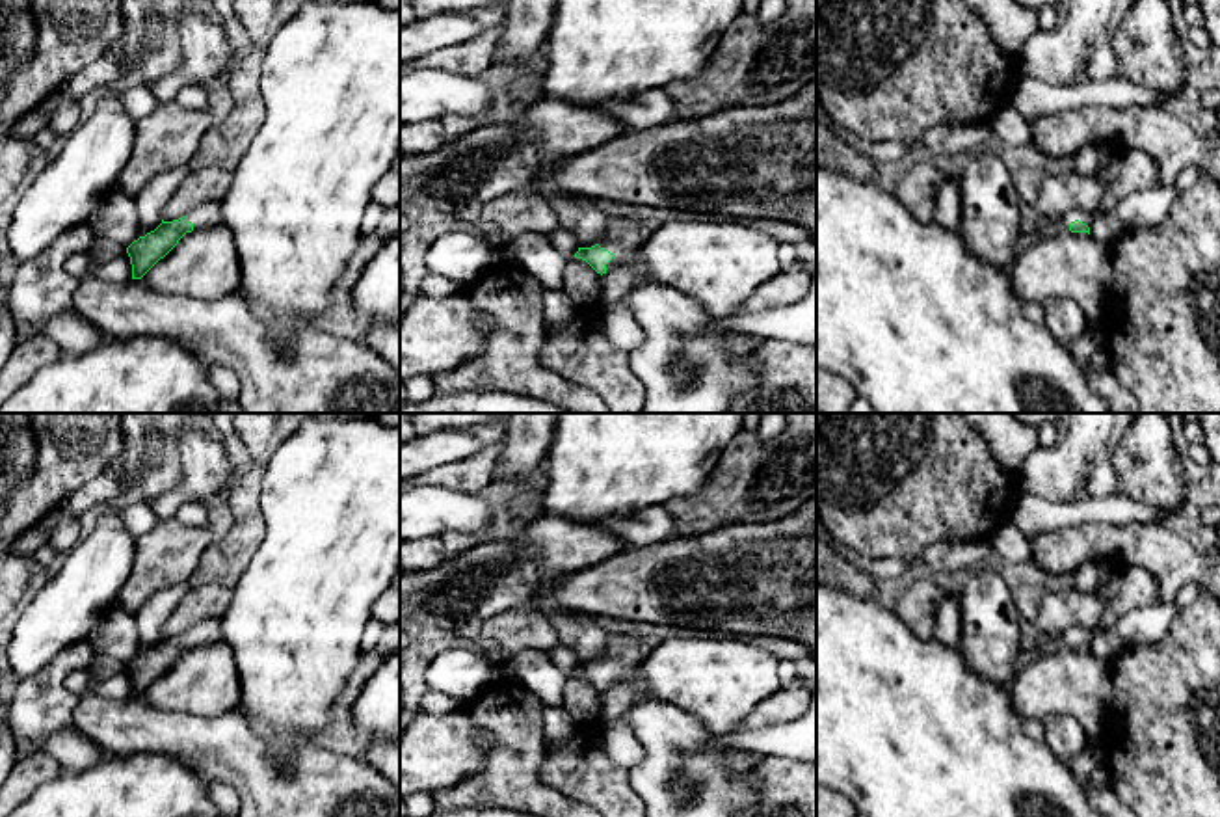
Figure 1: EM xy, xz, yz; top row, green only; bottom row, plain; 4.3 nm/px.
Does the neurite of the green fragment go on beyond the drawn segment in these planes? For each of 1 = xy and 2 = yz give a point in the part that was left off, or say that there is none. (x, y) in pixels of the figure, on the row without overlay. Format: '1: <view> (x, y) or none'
1: xy (209, 631)
2: yz (1060, 641)

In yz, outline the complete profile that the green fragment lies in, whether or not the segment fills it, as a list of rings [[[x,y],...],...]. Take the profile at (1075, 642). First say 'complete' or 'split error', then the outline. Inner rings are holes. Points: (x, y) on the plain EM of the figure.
split error; [[[1069,627],[1056,636],[1040,636],[1034,644],[1036,651],[1047,651],[1053,648],[1071,648],[1071,650],[1088,650],[1092,642],[1092,629],[1086,627]]]

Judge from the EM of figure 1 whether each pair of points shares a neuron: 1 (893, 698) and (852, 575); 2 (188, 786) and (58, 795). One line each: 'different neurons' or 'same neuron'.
1: different neurons
2: same neuron

